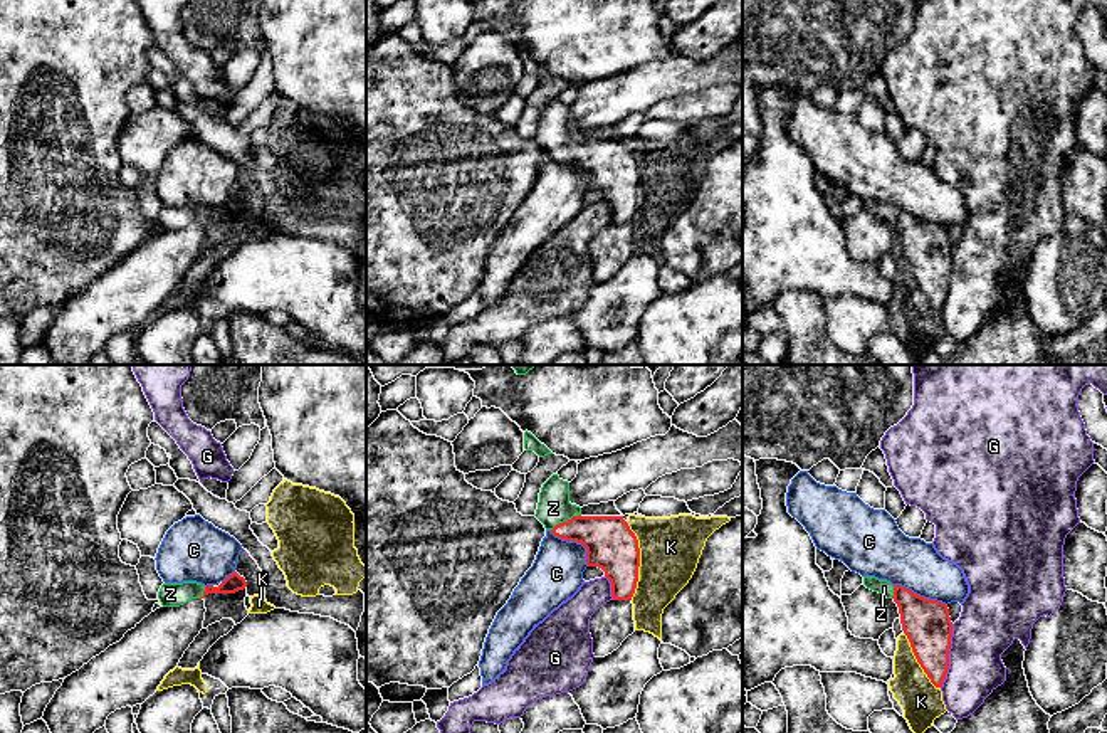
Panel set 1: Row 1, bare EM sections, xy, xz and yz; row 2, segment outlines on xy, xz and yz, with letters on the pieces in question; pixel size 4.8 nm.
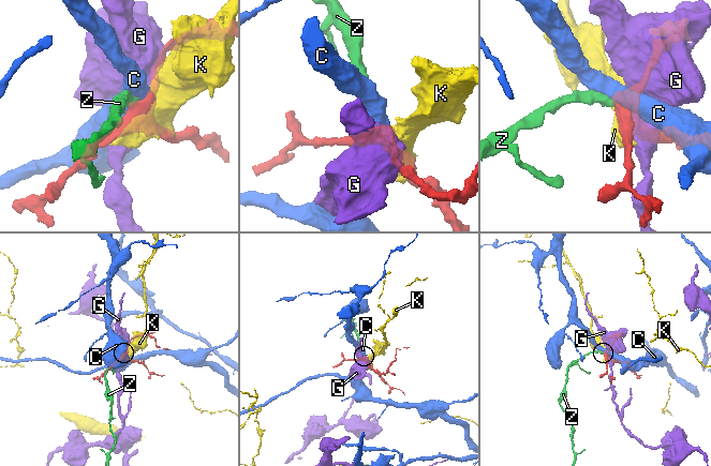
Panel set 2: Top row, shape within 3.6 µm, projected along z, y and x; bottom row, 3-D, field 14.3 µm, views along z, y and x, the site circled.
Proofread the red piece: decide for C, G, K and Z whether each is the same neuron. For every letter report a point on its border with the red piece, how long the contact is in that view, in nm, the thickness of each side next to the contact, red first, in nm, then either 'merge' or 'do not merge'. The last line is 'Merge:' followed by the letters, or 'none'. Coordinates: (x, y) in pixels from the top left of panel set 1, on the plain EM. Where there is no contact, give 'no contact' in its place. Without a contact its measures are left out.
C: contact xz (577, 165); length 260 nm; calibres 240 and 260 nm; do not merge
G: contact yz (948, 279); length 320 nm; calibres 220 and 280 nm; do not merge
K: contact xz (639, 184); length 380 nm; calibres 240 and 280 nm; do not merge
Z: contact xz (565, 145); length 170 nm; calibres 240 and 160 nm; merge
Merge: Z

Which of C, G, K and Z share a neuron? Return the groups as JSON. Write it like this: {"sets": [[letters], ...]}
{"sets": [["C"], ["G", "K"], ["Z"]]}

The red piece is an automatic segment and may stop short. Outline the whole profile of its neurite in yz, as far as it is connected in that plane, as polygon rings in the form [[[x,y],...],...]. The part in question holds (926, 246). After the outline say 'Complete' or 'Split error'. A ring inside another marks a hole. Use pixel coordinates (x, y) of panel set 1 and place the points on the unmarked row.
[[[863,200],[863,208],[892,222],[912,276],[936,311],[942,311],[949,293],[952,245],[946,227],[924,222],[902,208]]]. Split error

